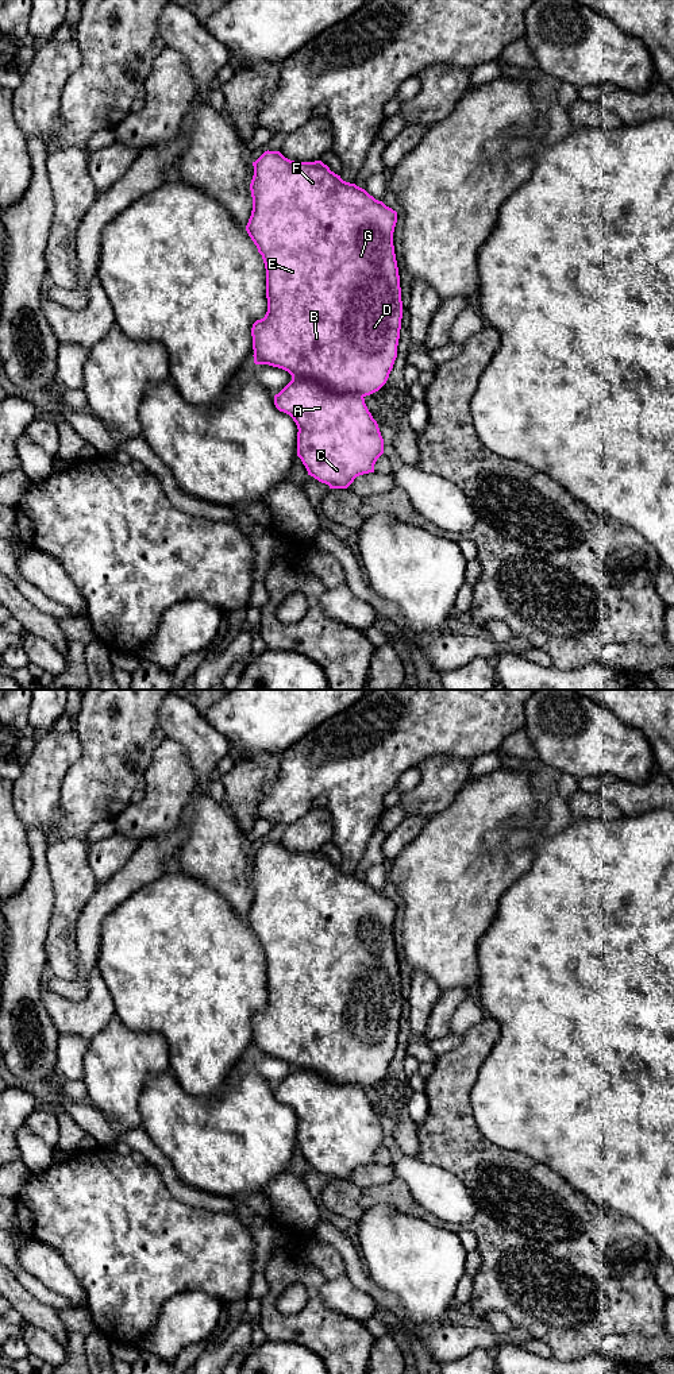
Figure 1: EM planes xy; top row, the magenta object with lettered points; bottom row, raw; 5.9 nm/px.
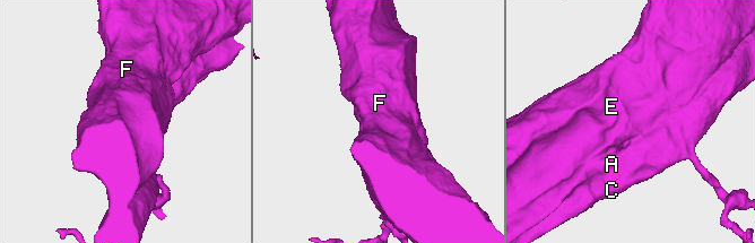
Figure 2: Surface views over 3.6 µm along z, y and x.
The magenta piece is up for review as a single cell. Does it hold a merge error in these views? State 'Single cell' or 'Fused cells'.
Fused cells

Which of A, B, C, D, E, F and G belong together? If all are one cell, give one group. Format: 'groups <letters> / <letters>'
groups A C / B D E F G

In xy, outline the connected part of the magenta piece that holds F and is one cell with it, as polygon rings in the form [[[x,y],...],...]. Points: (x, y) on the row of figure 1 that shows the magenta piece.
[[[267,150],[253,162],[253,166],[254,175],[250,184],[253,211],[246,231],[265,263],[267,298],[267,312],[265,317],[257,320],[251,328],[254,363],[282,368],[288,371],[292,378],[315,381],[326,390],[335,393],[357,393],[366,397],[378,391],[386,383],[397,358],[403,319],[400,275],[393,246],[397,212],[386,207],[382,201],[375,200],[365,189],[343,181],[340,175],[331,171],[321,161],[294,162],[285,158],[280,151]]]

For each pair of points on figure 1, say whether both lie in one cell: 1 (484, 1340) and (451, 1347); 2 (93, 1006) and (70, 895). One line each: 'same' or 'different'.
1: same
2: different

